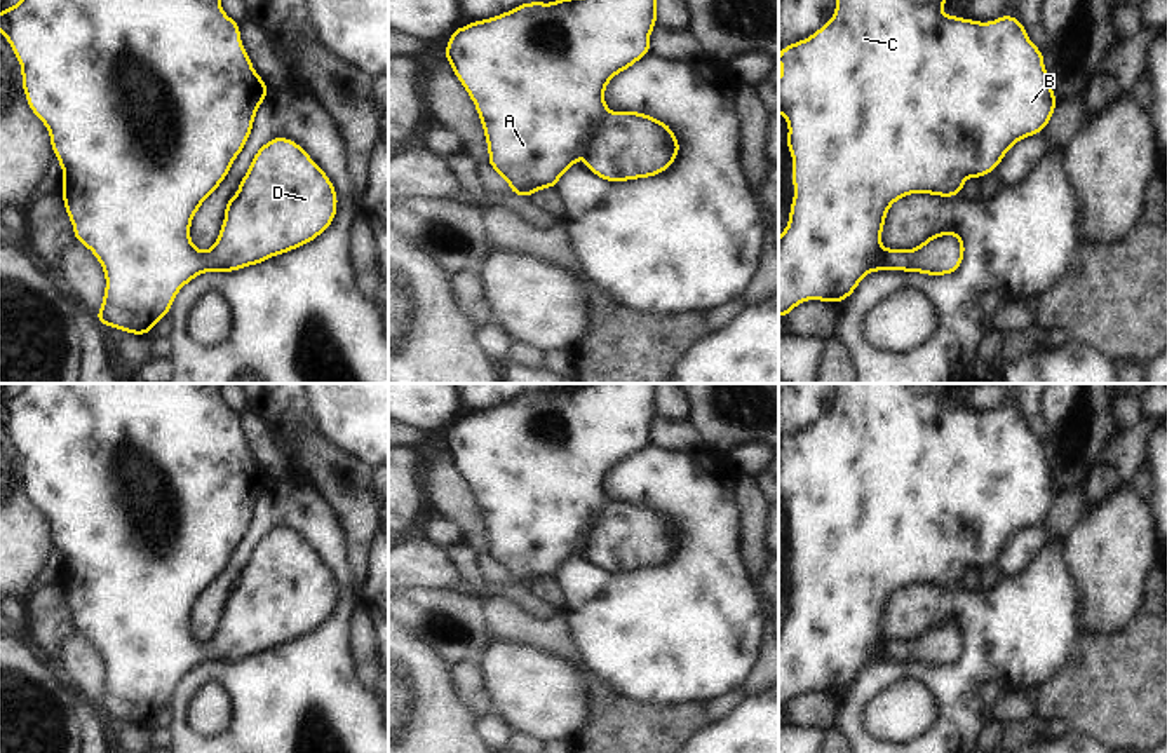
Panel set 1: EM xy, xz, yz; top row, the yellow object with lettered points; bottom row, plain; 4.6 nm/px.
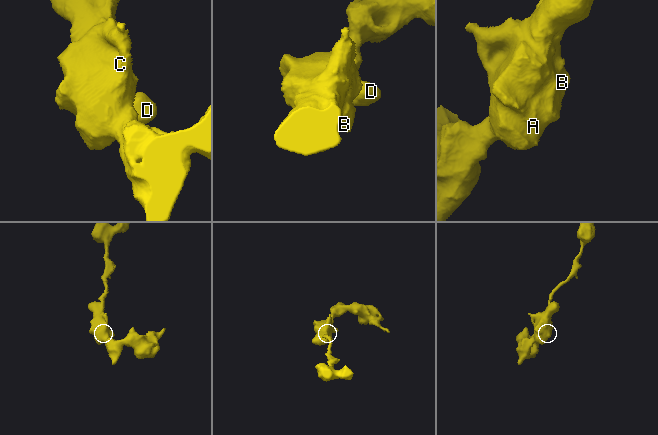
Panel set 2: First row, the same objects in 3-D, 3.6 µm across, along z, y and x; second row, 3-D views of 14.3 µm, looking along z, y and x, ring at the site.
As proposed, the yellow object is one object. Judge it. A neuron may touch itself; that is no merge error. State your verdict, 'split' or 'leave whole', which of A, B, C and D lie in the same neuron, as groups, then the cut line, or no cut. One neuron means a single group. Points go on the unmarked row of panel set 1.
leave whole; A B C D; no cut

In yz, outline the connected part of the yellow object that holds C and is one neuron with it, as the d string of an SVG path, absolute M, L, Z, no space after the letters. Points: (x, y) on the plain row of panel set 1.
M834 383L834 406L812 427L780 439L779 453L782 465L779 469L779 504L789 516L787 540L793 544L793 577L794 589L789 601L789 615L779 628L779 708L787 708L791 701L805 690L822 690L836 694L847 690L859 676L860 669L876 661L921 662L925 666L948 666L960 659L965 645L965 633L958 622L937 622L918 638L899 641L897 638L881 638L881 622L888 598L911 584L928 584L939 587L961 586L965 568L986 568L995 561L1005 544L1022 528L1042 523L1056 497L1059 495L1049 471L1043 443L1028 429L1026 417L1010 404L996 411L979 413L958 406L944 406L946 383Z

